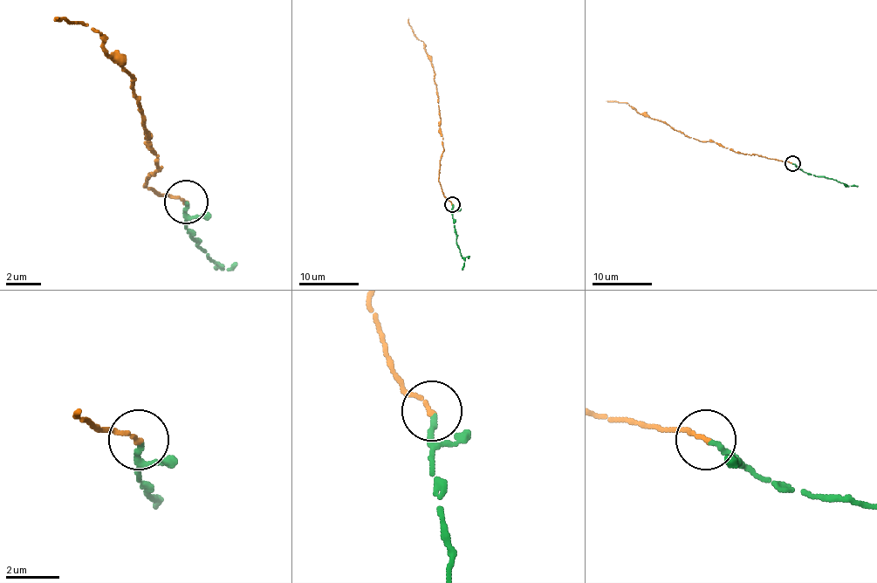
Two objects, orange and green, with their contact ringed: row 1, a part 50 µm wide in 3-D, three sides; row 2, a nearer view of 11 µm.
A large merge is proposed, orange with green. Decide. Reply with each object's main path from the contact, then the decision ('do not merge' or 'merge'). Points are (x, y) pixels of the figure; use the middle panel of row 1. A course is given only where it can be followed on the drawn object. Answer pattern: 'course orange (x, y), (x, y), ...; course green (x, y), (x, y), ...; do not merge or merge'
course orange (452, 203), (443, 195), (439, 181), (443, 147), (434, 74), (425, 44), (414, 36), (408, 17); course green (452, 205), (456, 243), (463, 260), (462, 269); merge

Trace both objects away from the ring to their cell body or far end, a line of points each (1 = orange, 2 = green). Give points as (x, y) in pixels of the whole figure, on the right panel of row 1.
1: (791, 163), (735, 153), (715, 142), (686, 136), (662, 121), (644, 117), (624, 102), (606, 100)
2: (793, 163), (811, 174), (832, 178), (857, 187)

